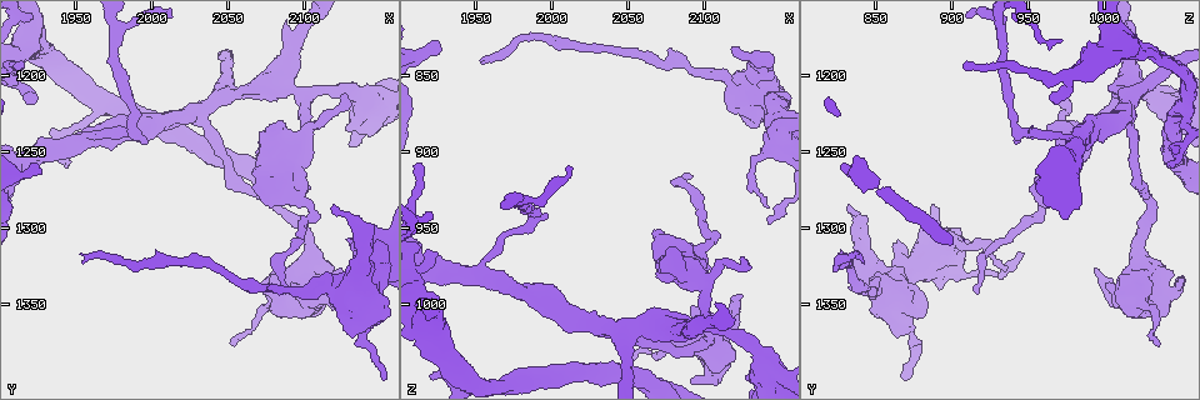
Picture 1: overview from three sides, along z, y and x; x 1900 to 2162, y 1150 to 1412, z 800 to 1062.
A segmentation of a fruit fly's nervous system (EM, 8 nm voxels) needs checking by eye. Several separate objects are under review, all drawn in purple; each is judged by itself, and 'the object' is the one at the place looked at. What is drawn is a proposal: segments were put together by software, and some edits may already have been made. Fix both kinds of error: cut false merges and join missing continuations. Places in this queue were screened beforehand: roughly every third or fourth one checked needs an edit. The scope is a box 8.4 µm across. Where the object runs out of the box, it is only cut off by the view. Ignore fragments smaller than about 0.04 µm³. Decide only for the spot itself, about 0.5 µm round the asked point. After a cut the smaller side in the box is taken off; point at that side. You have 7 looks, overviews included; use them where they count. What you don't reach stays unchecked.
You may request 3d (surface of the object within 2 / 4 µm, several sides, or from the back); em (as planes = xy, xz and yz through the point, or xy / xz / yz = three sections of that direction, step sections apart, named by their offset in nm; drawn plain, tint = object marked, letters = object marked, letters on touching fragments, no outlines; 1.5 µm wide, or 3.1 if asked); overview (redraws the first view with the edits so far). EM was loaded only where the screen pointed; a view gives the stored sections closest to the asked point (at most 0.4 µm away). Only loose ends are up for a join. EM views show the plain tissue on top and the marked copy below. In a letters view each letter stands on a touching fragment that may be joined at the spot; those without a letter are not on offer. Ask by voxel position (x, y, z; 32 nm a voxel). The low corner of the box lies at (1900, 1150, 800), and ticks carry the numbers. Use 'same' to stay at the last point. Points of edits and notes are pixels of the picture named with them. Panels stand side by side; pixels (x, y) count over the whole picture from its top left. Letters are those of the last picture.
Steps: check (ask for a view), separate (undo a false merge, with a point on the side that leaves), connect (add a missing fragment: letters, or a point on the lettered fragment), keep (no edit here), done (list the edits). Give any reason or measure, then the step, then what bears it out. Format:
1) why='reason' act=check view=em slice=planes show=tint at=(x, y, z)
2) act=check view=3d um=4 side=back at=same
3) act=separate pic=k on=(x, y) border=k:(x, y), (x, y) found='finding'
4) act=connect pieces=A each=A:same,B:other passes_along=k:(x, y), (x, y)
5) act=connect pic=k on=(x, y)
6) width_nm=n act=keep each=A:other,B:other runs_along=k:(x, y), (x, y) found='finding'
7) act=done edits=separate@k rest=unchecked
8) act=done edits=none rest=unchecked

why='branch stops here' act=check view=3d um=2 at=(2102, 1272, 976)

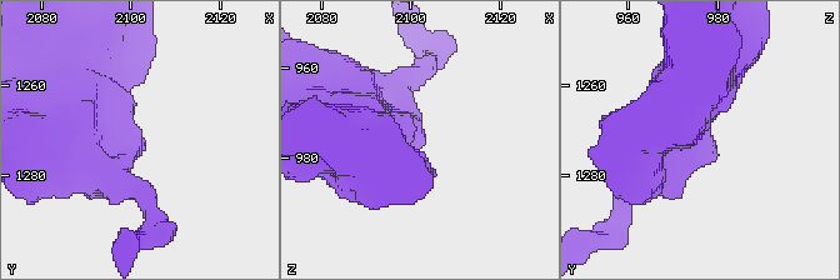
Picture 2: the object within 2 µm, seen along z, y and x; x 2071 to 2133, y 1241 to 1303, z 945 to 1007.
why='need the tissue' act=check view=em slice=planes show=letters at=(2103, 1273, 977)

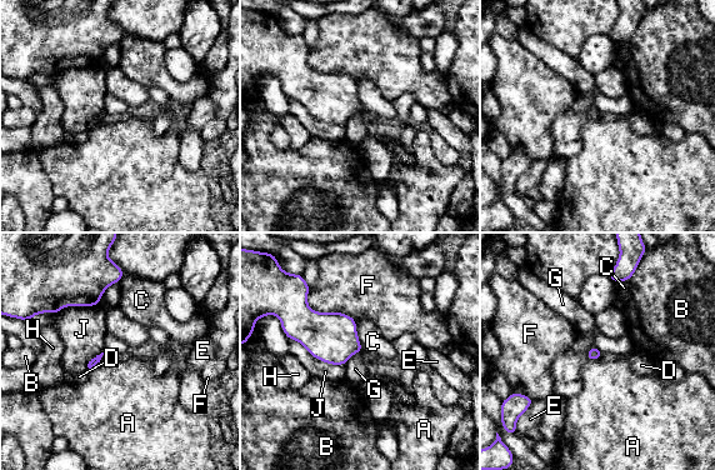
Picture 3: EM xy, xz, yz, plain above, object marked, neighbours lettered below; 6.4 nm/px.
act=keep each=A:other,B:other,C:other,D:other,E:other,F:other,G:other,H:other,J:other border=3:(361, 350), (356, 351), (343, 365) found='none of them fits'

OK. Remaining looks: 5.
why='free end' act=check view=3d um=4 at=(1944, 1256, 1040)

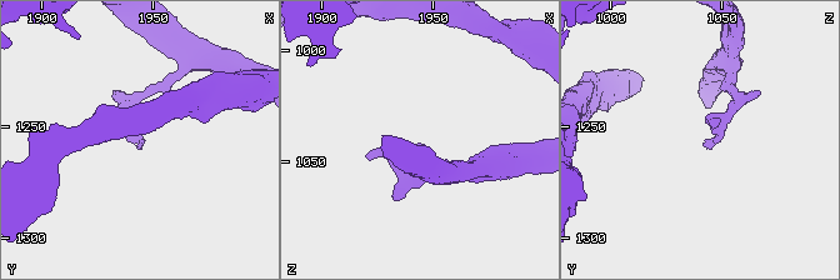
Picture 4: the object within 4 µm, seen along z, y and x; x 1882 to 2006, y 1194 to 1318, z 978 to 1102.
why='shape alone is not enough' act=check view=em slice=planes show=letters at=(1945, 1257, 1040)

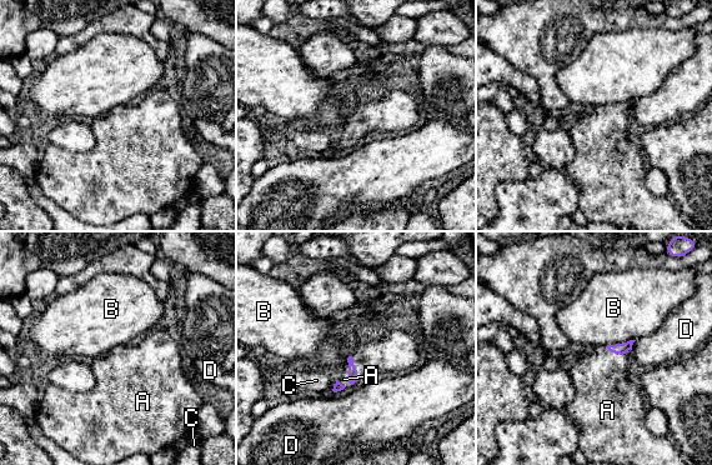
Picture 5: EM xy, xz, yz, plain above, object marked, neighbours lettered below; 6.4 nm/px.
act=connect pieces=A each=A:same,B:other,C:other,D:other found='it goes on there'

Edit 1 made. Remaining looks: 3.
why='see it whole again' act=check view=overview

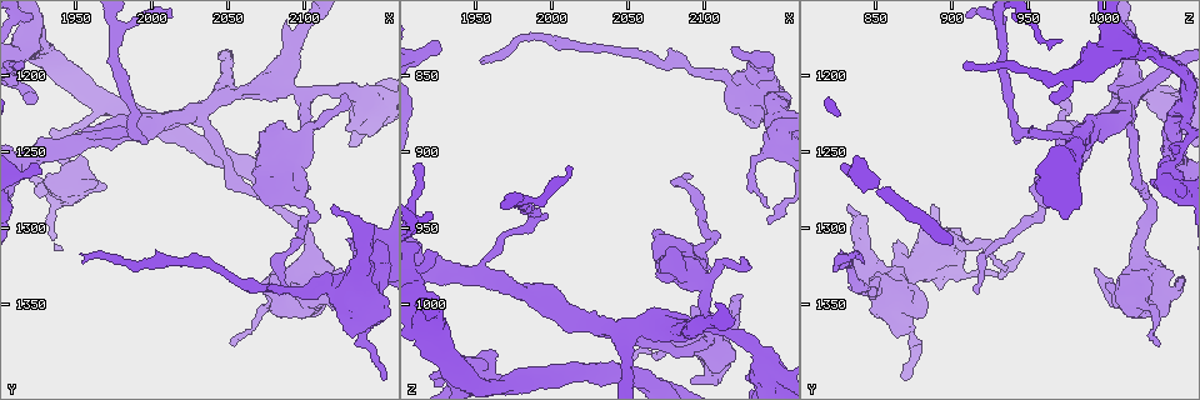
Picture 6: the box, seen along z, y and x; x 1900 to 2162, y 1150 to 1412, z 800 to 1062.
why='an open end' act=check view=em slice=planes show=letters at=(1952, 1316, 840)

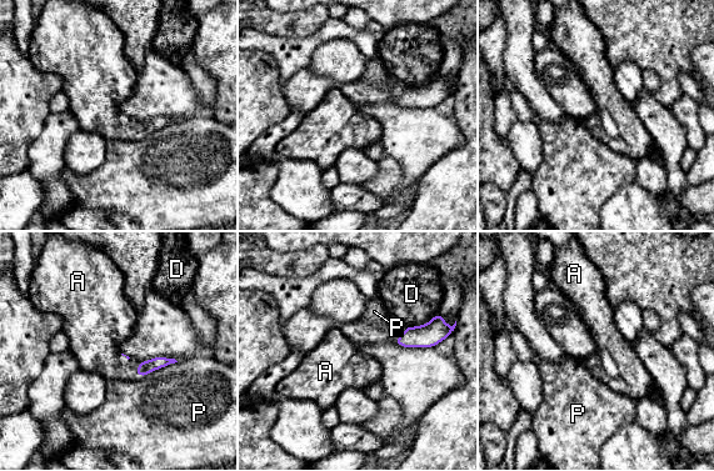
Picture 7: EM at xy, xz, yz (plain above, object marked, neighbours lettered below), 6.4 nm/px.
act=connect pieces=A each=A:same,D:other,P:other passes_along=7:(145, 367), (135, 372), (101, 354) found='it goes on there'

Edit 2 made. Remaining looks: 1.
act=done edits=connect@5,connect@7 rest=unchecked

